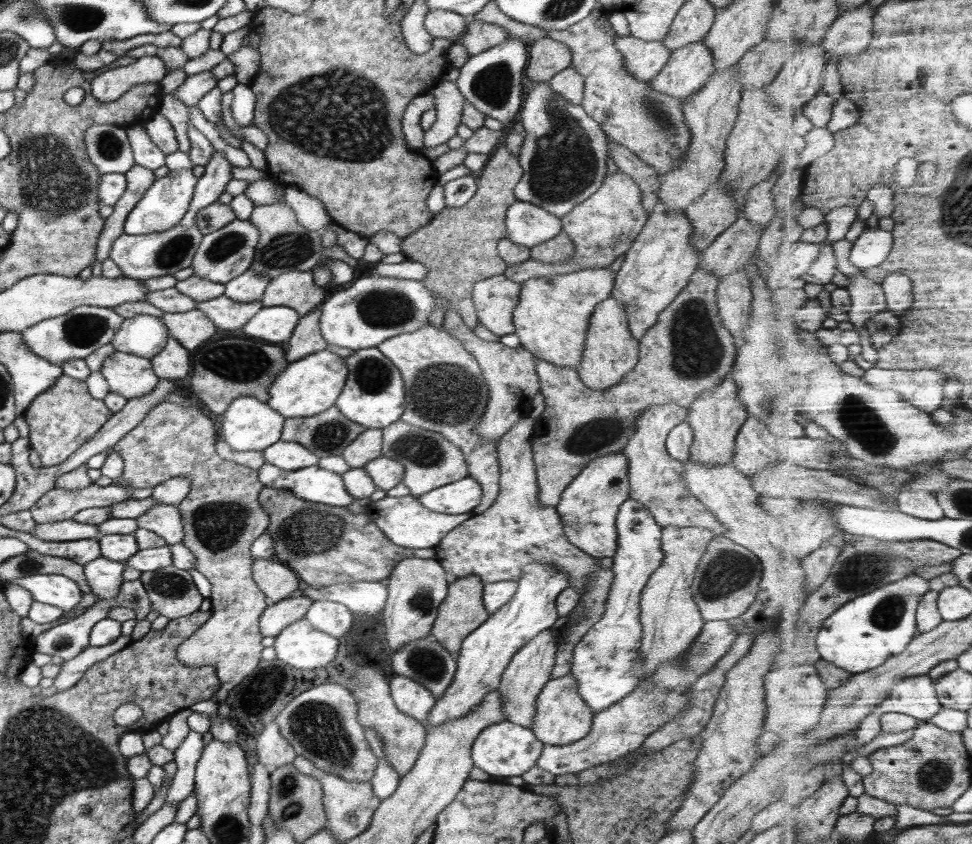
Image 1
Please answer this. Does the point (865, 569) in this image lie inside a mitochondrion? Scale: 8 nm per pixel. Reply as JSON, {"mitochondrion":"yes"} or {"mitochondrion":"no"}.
{"mitochondrion":"yes"}

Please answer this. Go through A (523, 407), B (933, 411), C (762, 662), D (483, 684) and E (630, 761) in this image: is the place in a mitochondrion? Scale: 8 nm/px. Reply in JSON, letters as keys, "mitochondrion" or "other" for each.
{"A":"other","B":"other","C":"other","D":"mitochondrion","E":"other"}

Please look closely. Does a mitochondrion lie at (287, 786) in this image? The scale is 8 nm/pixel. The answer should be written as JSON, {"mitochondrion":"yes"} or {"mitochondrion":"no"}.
{"mitochondrion":"yes"}

